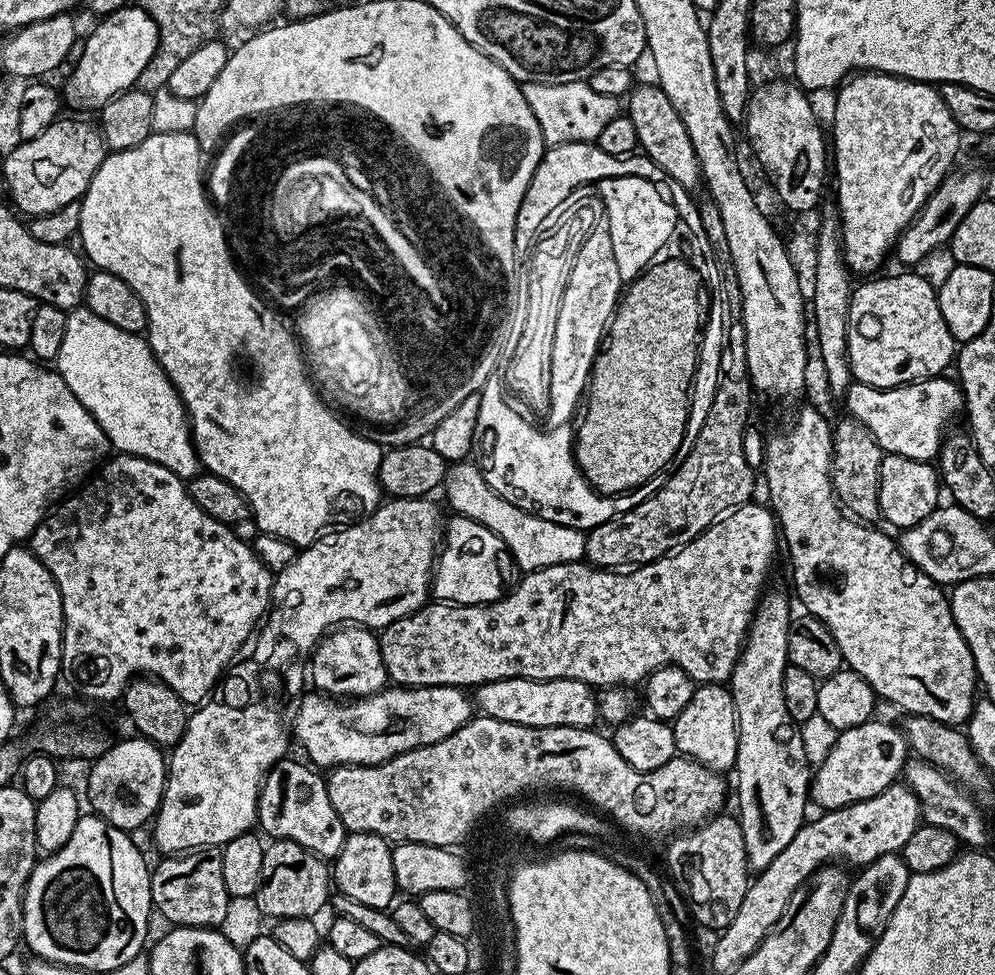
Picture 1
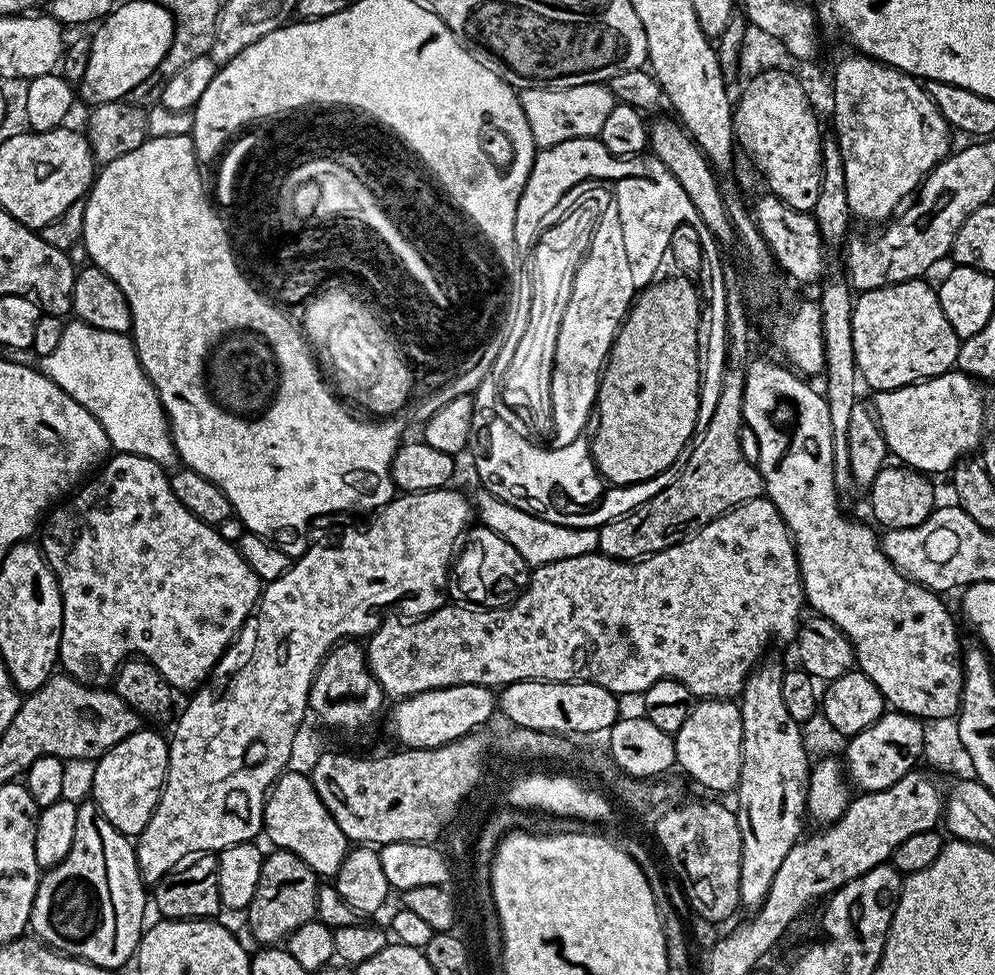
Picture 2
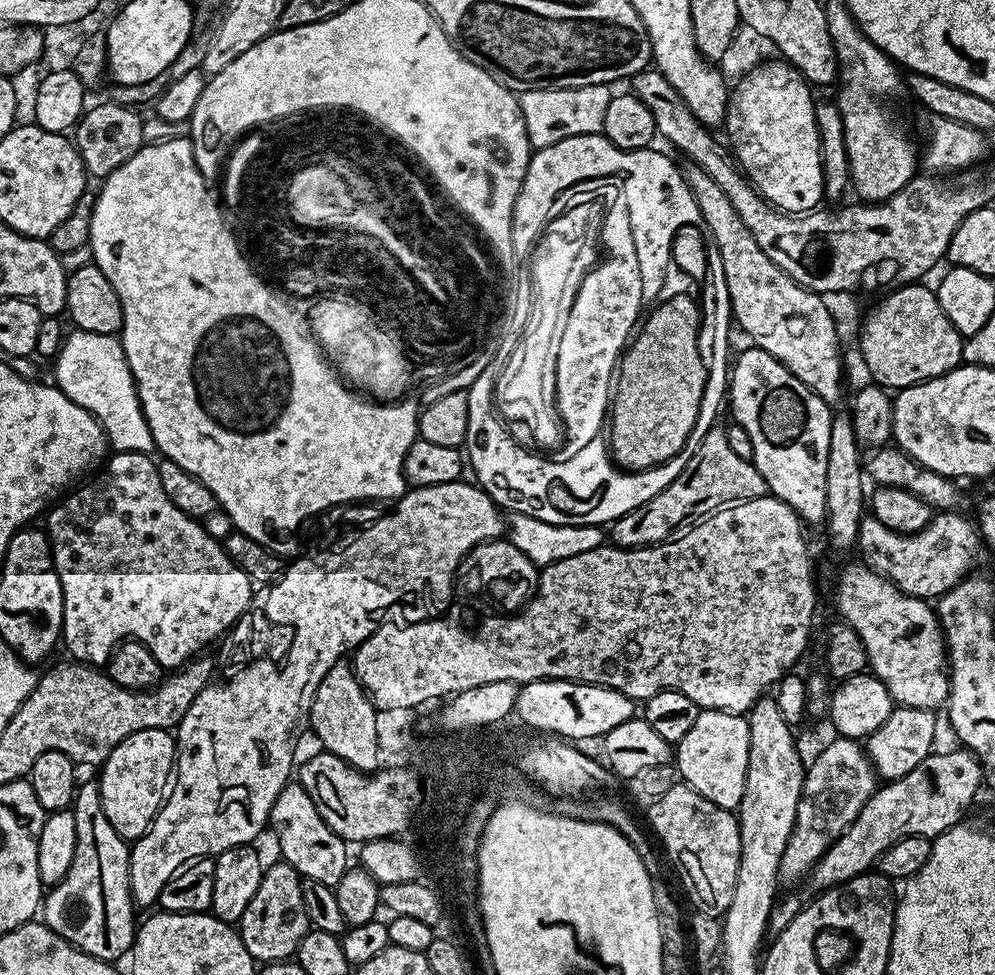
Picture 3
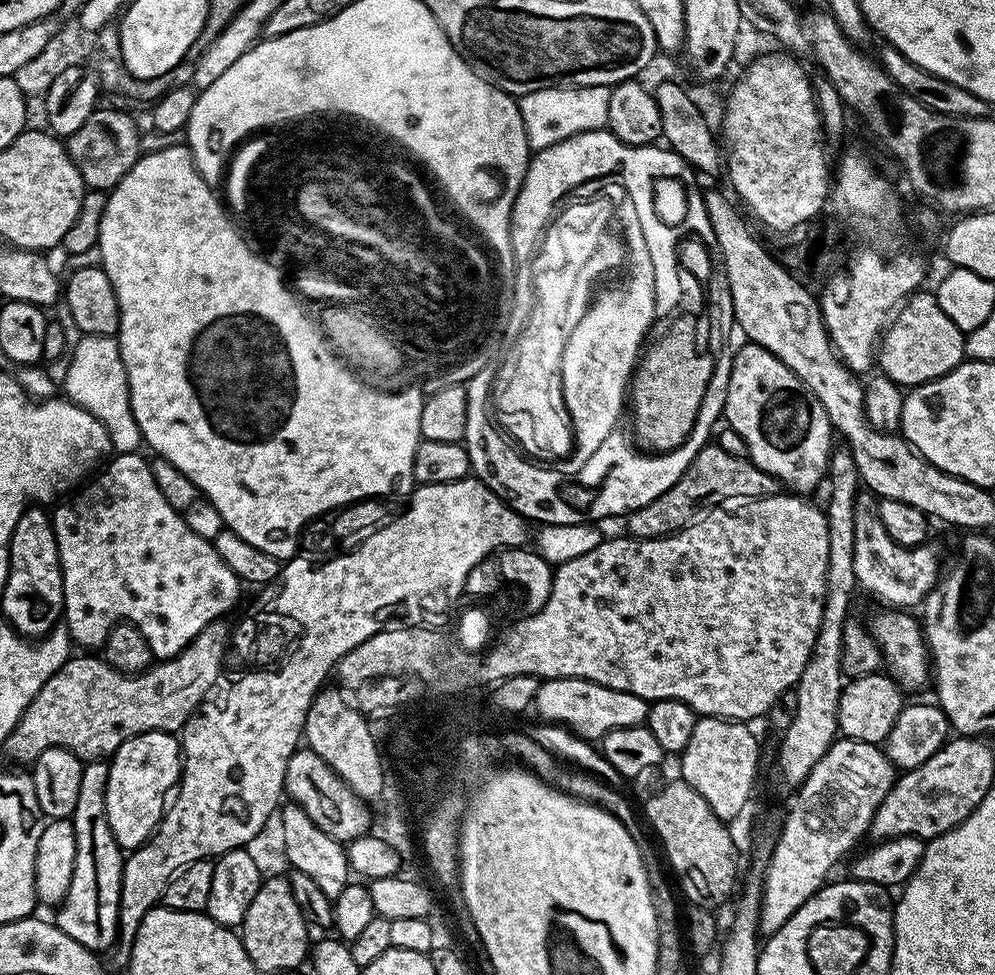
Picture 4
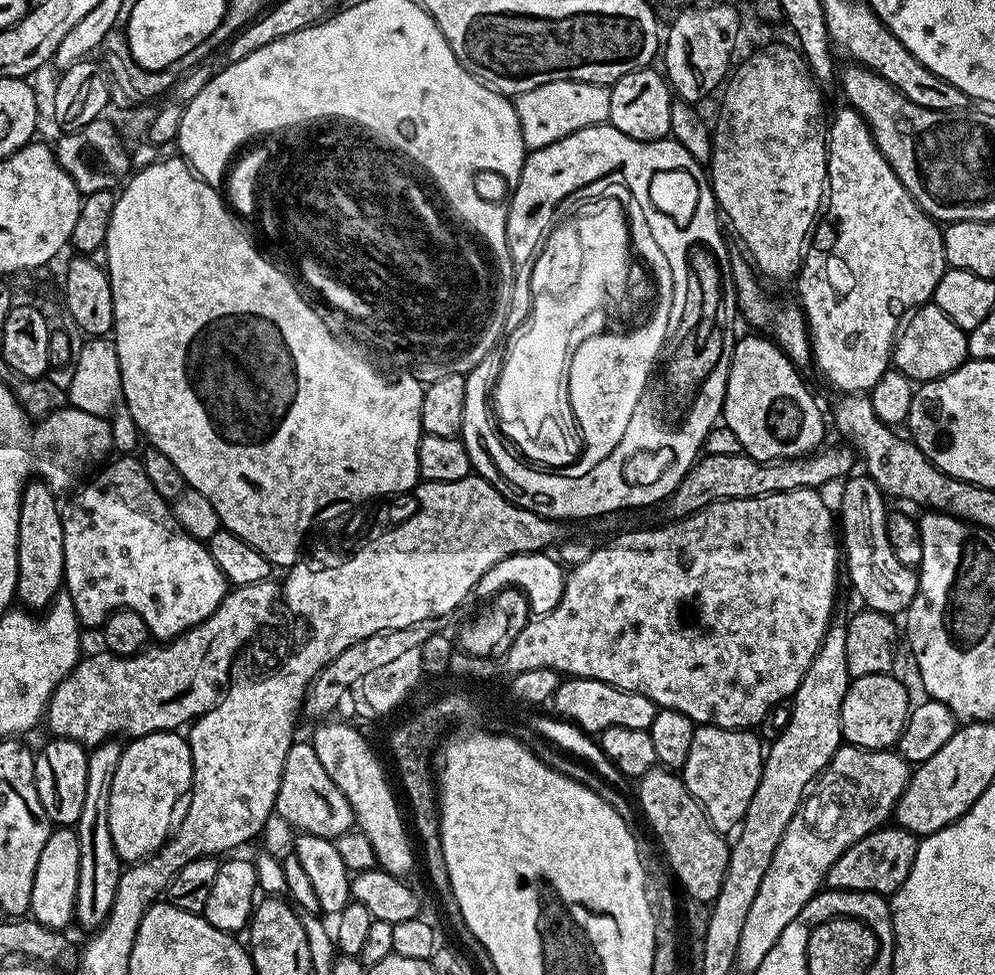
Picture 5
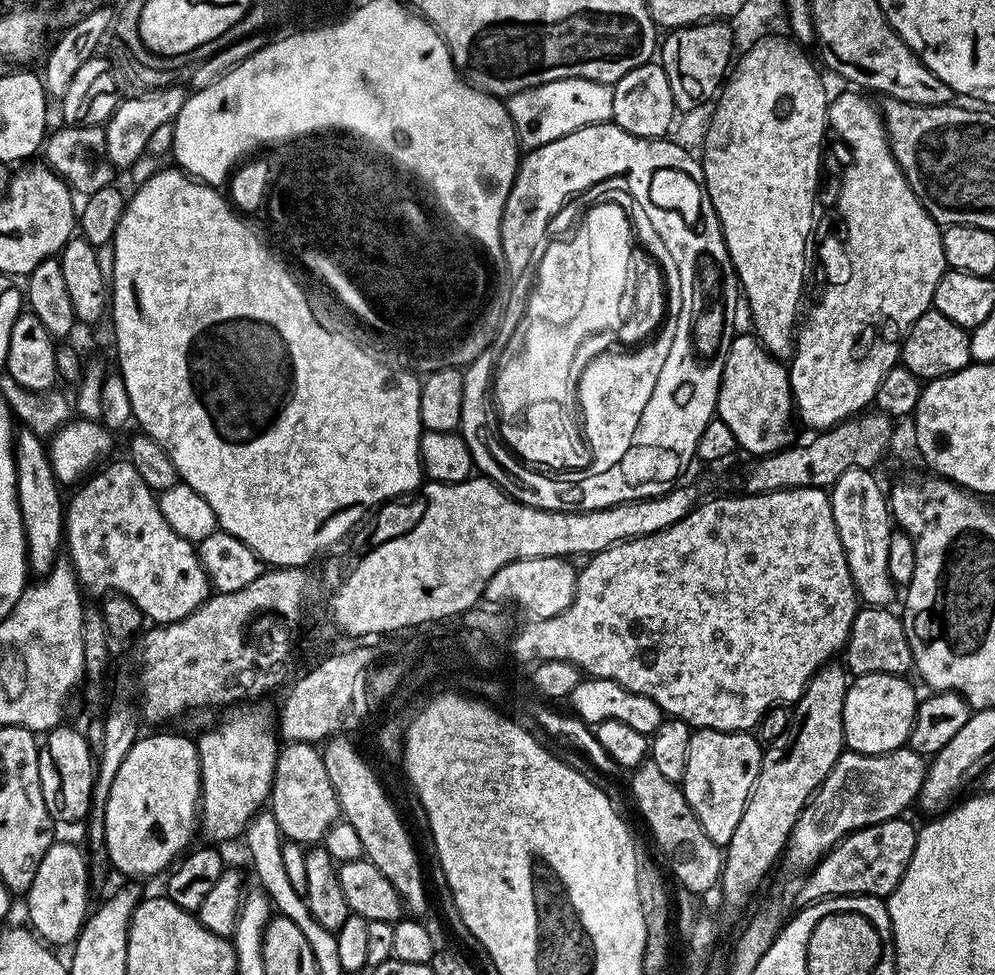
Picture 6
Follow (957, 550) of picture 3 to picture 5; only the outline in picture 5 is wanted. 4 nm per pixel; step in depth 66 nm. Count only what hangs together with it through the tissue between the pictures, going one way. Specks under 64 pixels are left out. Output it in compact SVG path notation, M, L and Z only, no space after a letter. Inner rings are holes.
M867 478L843 481L838 508L838 532L842 537L842 560L852 588L864 599L863 607L884 612L890 617L907 613L916 593L917 573L909 565L898 562L886 538L889 509L884 508L886 497L875 482Z

